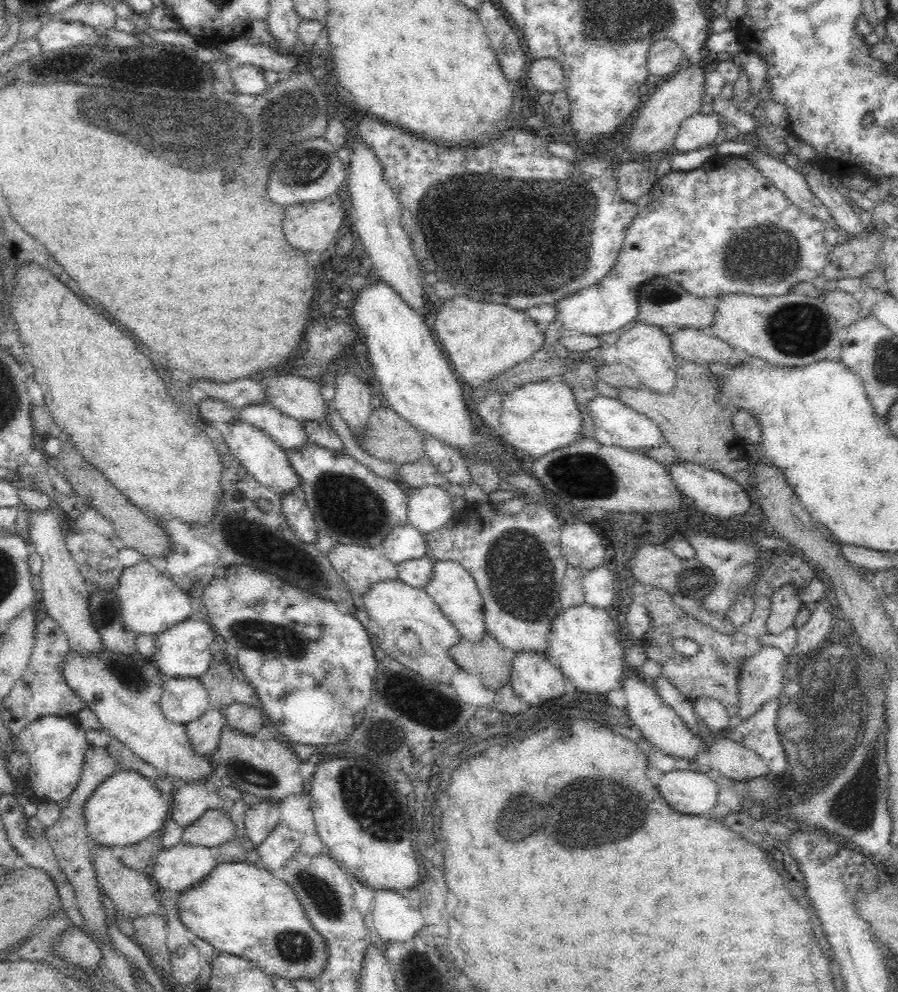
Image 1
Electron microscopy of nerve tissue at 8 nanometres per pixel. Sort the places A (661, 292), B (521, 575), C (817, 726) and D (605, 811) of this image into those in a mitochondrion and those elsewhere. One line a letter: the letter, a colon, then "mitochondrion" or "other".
A: mitochondrion
B: mitochondrion
C: mitochondrion
D: mitochondrion

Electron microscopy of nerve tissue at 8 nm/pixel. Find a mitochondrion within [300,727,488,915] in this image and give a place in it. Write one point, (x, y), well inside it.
(365, 794)

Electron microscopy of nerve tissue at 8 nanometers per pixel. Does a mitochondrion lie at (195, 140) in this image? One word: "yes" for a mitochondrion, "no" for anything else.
yes

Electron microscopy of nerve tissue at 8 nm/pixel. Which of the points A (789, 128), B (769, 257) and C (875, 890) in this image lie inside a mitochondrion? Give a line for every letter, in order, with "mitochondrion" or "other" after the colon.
A: other
B: mitochondrion
C: other

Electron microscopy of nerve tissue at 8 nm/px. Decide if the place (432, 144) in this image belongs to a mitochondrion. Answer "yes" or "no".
no

